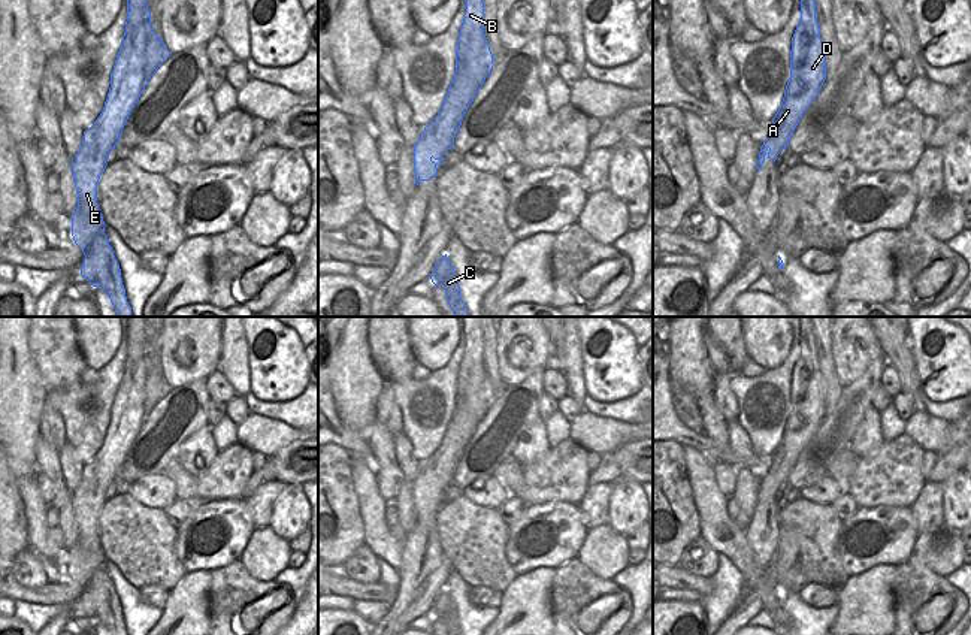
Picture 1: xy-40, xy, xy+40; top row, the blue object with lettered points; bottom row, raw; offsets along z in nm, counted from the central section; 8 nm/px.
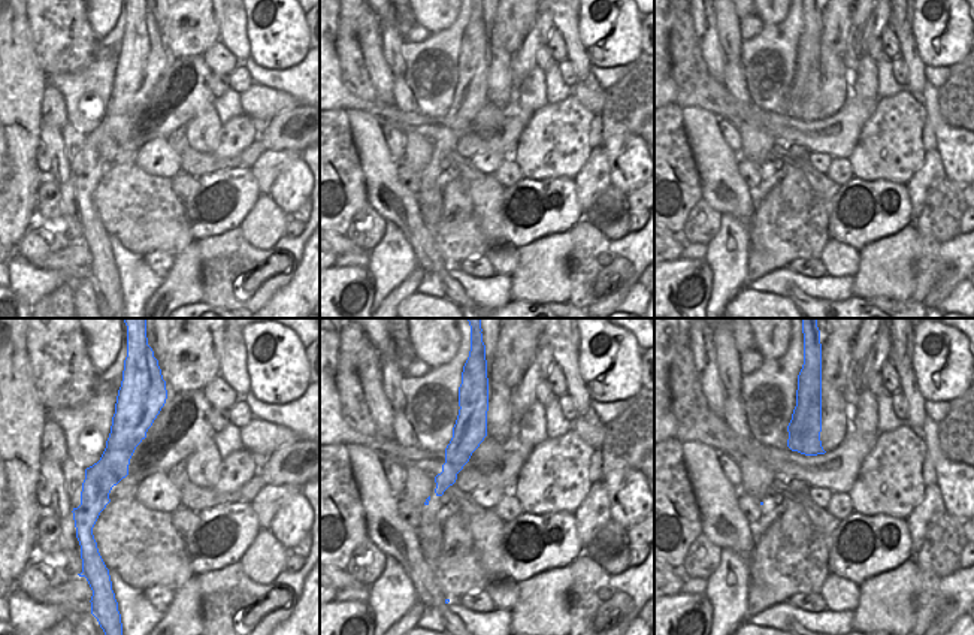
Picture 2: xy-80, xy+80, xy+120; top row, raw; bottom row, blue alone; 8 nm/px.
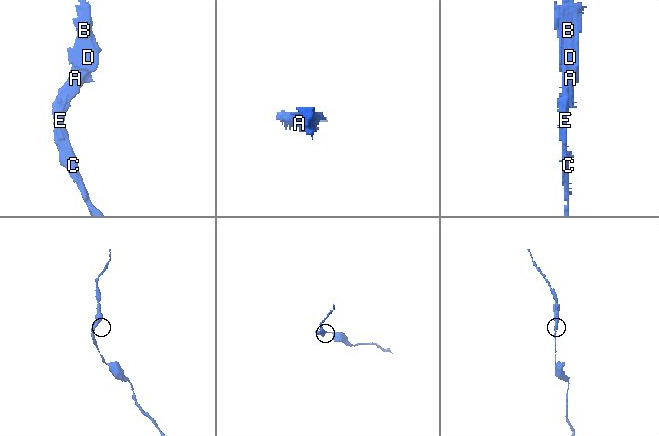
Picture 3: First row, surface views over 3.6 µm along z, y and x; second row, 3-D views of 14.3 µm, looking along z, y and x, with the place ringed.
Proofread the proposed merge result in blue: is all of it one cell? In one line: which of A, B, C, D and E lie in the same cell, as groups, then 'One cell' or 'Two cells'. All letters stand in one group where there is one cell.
Groups: A B C E / D. Two cells.

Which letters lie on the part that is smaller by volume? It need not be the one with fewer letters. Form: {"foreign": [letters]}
{"foreign": ["D"]}

